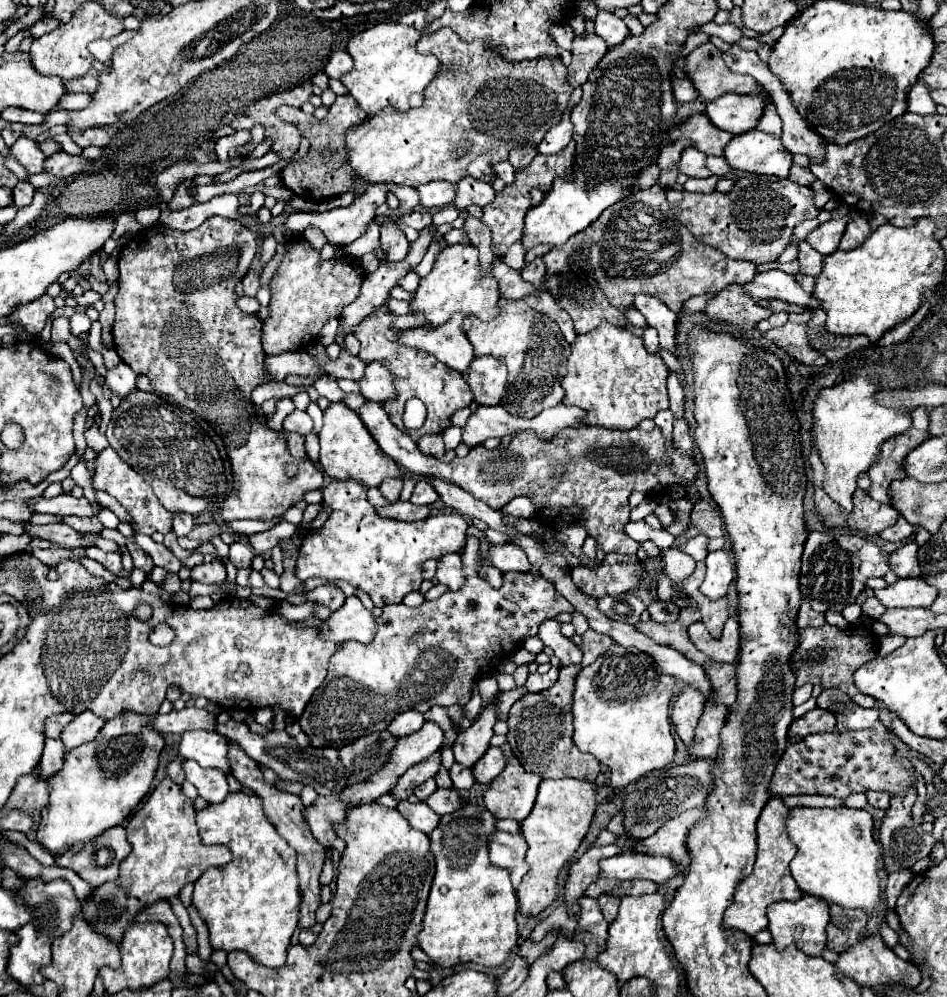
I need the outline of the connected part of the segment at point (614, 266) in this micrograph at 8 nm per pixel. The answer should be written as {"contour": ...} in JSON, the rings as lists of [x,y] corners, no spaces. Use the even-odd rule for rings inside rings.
{"contour":[[[654,185],[650,189],[638,189],[624,201],[618,201],[616,205],[608,207],[588,229],[572,235],[564,245],[552,247],[542,259],[550,275],[564,271],[586,271],[594,275],[600,289],[606,293],[608,301],[620,311],[632,305],[632,297],[636,293],[648,293],[664,301],[672,311],[680,313],[682,303],[686,299],[702,293],[718,293],[730,283],[744,285],[752,281],[752,277],[756,277],[758,273],[758,263],[728,259],[718,249],[708,247],[702,241],[696,241],[696,237],[692,237],[692,233],[688,233],[688,229],[680,225],[678,219],[672,215],[666,201],[666,191],[660,185]]]}

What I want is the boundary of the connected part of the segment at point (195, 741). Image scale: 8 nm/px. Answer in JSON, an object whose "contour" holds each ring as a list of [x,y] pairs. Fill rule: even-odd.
{"contour":[[[198,729],[198,731],[186,731],[182,735],[178,753],[182,759],[194,759],[202,767],[214,767],[214,769],[222,769],[224,773],[230,773],[226,761],[226,747],[228,741],[224,735]]]}

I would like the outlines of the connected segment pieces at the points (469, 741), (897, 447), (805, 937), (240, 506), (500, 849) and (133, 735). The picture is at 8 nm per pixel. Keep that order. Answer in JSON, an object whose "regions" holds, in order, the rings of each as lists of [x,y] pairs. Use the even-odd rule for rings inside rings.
{"regions":[[[[498,695],[492,697],[482,707],[478,719],[474,719],[468,729],[462,729],[458,733],[454,741],[454,755],[458,763],[472,767],[490,747],[490,739],[494,735],[492,727],[496,723],[496,705],[498,705]]],[[[918,407],[912,411],[912,423],[914,427],[908,433],[898,435],[892,441],[886,441],[882,445],[882,453],[878,463],[868,471],[870,479],[872,479],[872,489],[870,489],[870,497],[882,503],[890,503],[888,501],[888,487],[894,479],[906,479],[908,475],[904,473],[904,457],[916,449],[924,439],[928,439],[928,413],[926,409]]],[[[802,895],[798,901],[778,901],[772,903],[766,911],[768,931],[772,935],[772,943],[778,951],[784,951],[792,943],[806,955],[820,957],[826,949],[826,925],[828,925],[828,905],[824,899],[816,899],[812,895]]],[[[214,215],[192,231],[174,231],[166,227],[142,229],[132,235],[118,255],[120,279],[118,295],[114,299],[114,349],[120,359],[132,367],[132,371],[146,375],[152,381],[154,391],[168,395],[176,403],[192,409],[222,435],[234,469],[234,489],[220,507],[220,517],[224,521],[274,521],[294,507],[294,503],[302,501],[308,491],[320,489],[324,485],[324,473],[310,459],[292,459],[286,441],[276,431],[270,431],[252,419],[256,409],[252,407],[250,391],[264,383],[266,355],[260,343],[262,323],[256,315],[248,315],[236,305],[238,295],[234,287],[248,273],[256,255],[256,247],[256,233],[252,229],[244,227],[240,221]],[[182,239],[184,247],[206,247],[206,251],[194,259],[182,261]],[[288,463],[298,467],[294,477],[286,475]]],[[[494,831],[490,839],[490,861],[500,867],[508,867],[514,889],[520,887],[520,869],[528,869],[526,861],[526,841],[520,835],[510,835],[504,831]]],[[[122,713],[100,729],[94,741],[88,741],[64,757],[64,767],[48,779],[50,801],[42,809],[42,821],[36,831],[38,845],[60,855],[76,843],[88,843],[106,829],[120,825],[150,791],[158,755],[164,739],[148,727],[150,717],[138,713]]]]}

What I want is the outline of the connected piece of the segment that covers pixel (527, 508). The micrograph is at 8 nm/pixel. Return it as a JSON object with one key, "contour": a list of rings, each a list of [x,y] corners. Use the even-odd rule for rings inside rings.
{"contour":[[[514,497],[508,505],[502,507],[502,513],[512,513],[516,517],[534,519],[536,517],[536,507],[532,505],[532,501],[526,501],[526,497]]]}

